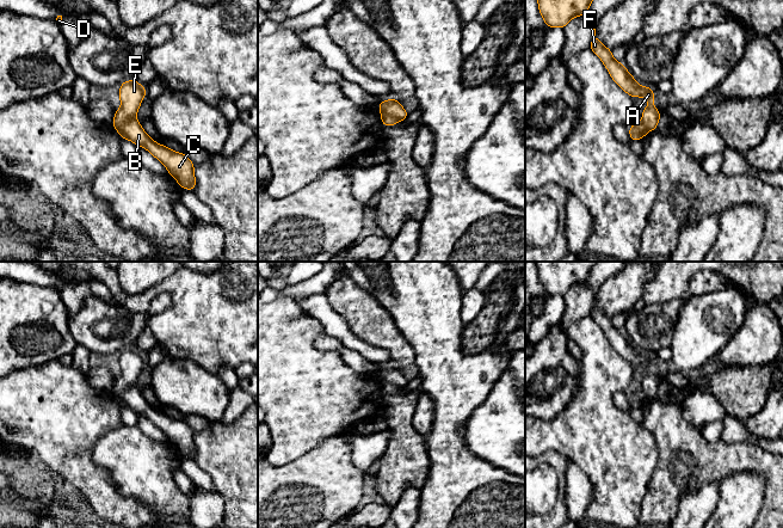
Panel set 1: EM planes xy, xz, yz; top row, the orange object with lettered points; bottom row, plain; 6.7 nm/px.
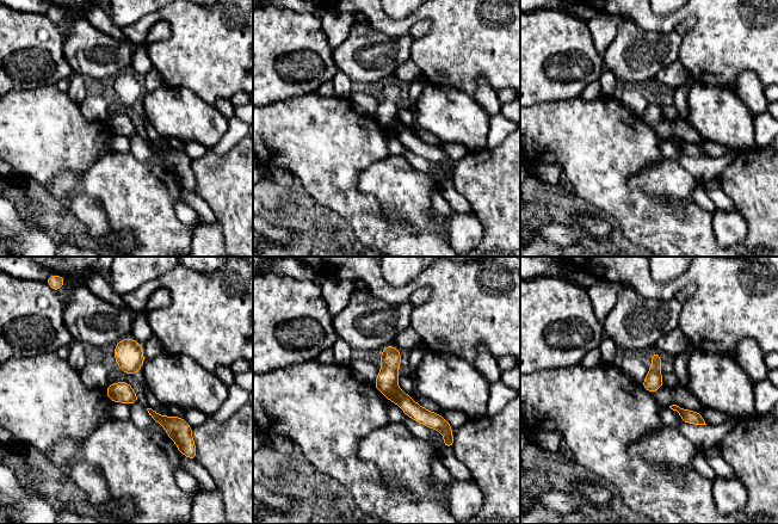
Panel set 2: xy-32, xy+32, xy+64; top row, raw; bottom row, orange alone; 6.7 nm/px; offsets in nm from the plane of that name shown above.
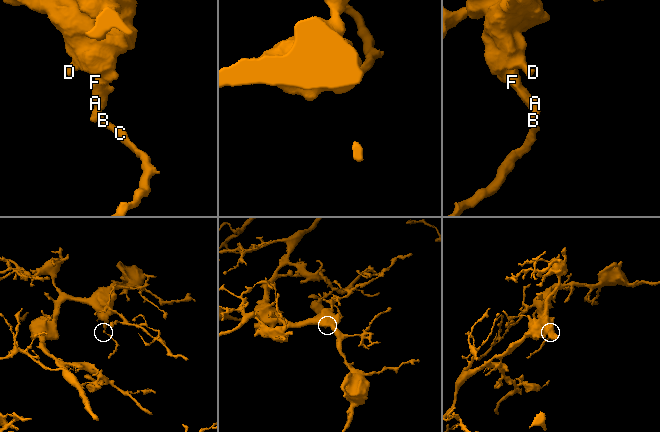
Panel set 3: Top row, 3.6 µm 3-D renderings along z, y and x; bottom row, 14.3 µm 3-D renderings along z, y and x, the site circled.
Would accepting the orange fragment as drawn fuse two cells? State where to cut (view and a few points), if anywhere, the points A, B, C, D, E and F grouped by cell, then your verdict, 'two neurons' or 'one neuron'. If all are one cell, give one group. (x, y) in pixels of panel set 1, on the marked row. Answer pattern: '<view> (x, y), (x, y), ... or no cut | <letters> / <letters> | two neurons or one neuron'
xy (134, 117), (115, 128) | A D E F / B C | two neurons

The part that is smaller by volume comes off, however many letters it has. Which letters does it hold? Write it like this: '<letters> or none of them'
B, C

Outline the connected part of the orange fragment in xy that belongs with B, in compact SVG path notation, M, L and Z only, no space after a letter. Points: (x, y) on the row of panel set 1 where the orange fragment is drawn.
M135 118L115 129L122 139L129 140L138 147L143 147L161 161L181 189L193 192L196 188L195 165L184 153L174 152L167 146L156 143Z

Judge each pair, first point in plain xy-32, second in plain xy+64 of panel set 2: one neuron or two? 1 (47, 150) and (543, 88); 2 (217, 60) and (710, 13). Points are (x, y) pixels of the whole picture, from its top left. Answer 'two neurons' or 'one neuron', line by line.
1: two neurons
2: one neuron

